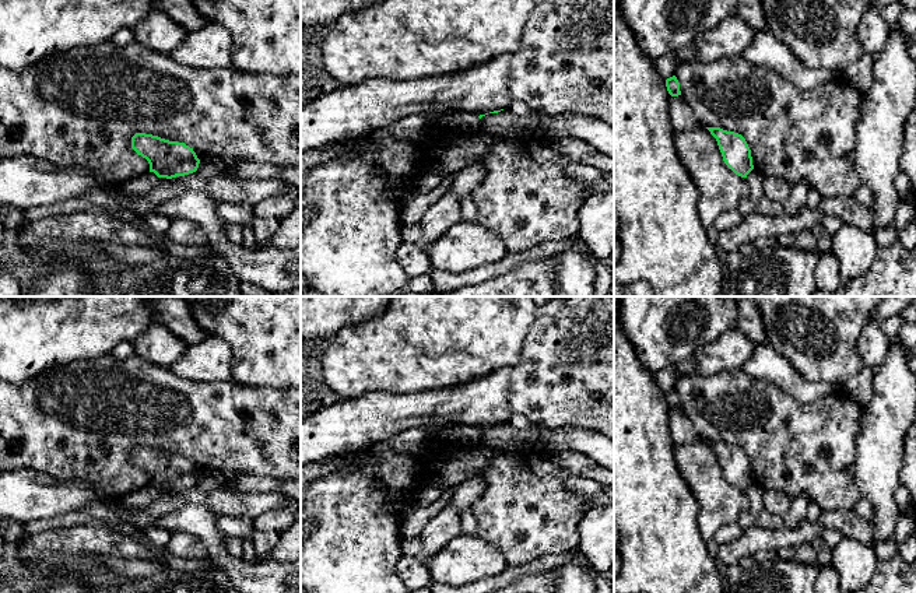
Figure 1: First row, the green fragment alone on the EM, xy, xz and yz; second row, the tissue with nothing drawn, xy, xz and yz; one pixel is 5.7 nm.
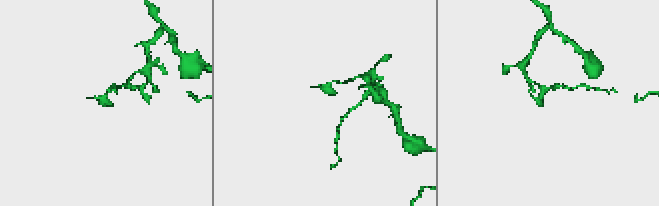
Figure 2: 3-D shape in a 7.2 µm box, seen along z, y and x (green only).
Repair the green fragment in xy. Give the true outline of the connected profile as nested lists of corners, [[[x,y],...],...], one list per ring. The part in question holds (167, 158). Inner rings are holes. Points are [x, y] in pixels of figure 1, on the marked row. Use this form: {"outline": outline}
{"outline": [[[136,133],[131,137],[131,148],[148,161],[150,172],[158,178],[185,176],[196,172],[200,164],[193,148],[185,143],[169,141],[152,134]]]}

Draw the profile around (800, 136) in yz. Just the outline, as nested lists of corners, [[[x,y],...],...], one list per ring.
[[[741,56],[713,63],[680,62],[674,76],[701,126],[741,134],[751,150],[754,169],[764,176],[780,178],[790,186],[807,183],[822,197],[857,194],[861,180],[854,172],[854,145],[863,94],[842,77],[804,91]]]

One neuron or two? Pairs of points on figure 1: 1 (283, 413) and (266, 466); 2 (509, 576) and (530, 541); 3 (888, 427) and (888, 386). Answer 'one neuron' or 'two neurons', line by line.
1: one neuron
2: two neurons
3: one neuron

